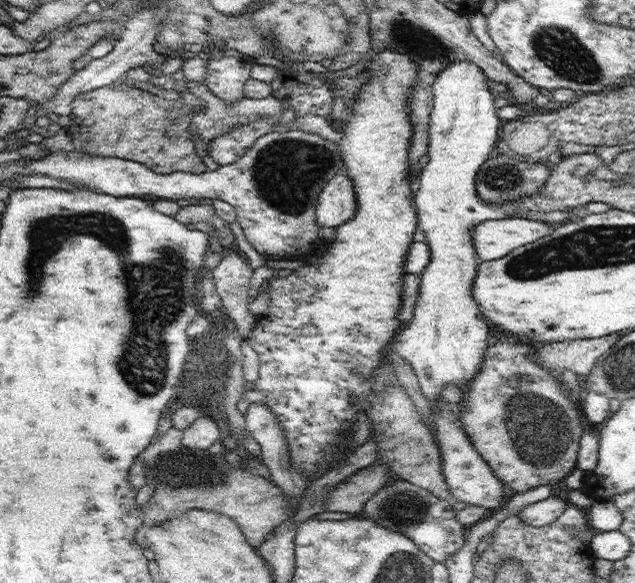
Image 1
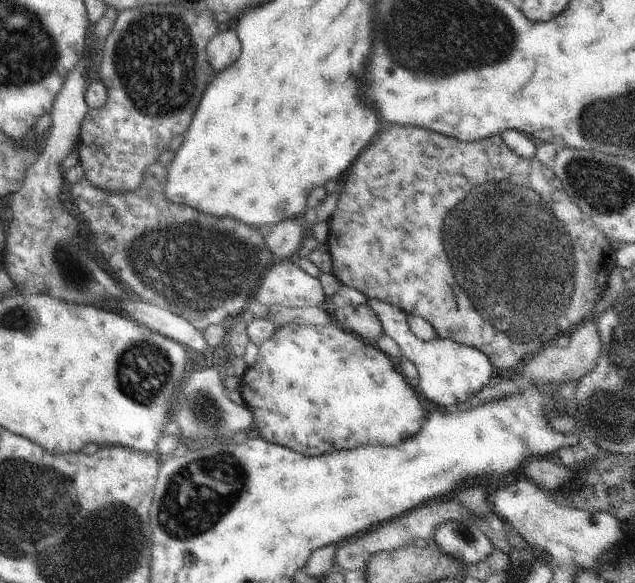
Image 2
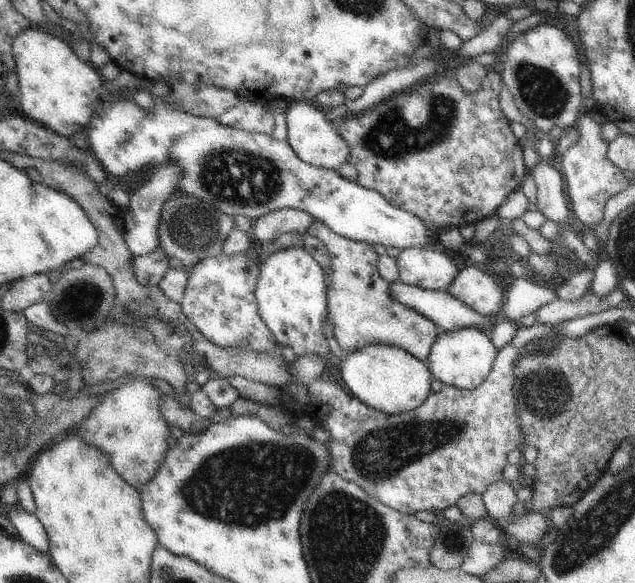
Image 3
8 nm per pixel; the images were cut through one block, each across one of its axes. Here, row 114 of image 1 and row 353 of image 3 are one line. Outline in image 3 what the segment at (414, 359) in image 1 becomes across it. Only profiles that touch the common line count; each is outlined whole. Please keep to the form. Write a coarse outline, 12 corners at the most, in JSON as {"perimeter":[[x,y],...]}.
{"perimeter":[[467,326],[440,331],[427,358],[434,379],[471,391],[499,350]]}

